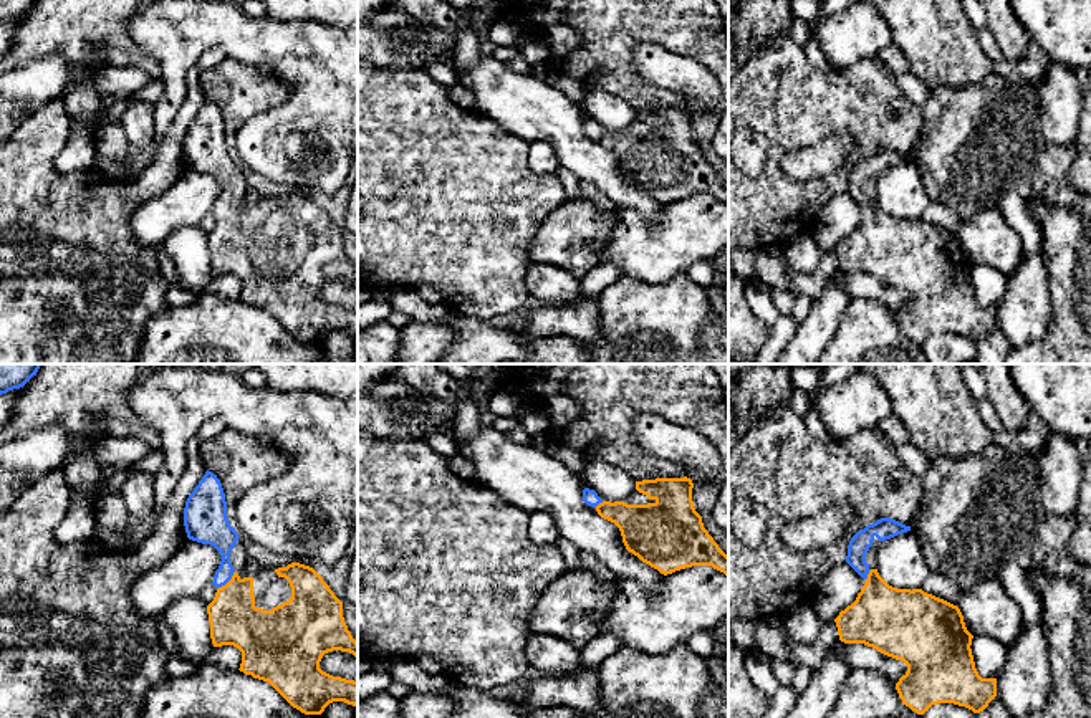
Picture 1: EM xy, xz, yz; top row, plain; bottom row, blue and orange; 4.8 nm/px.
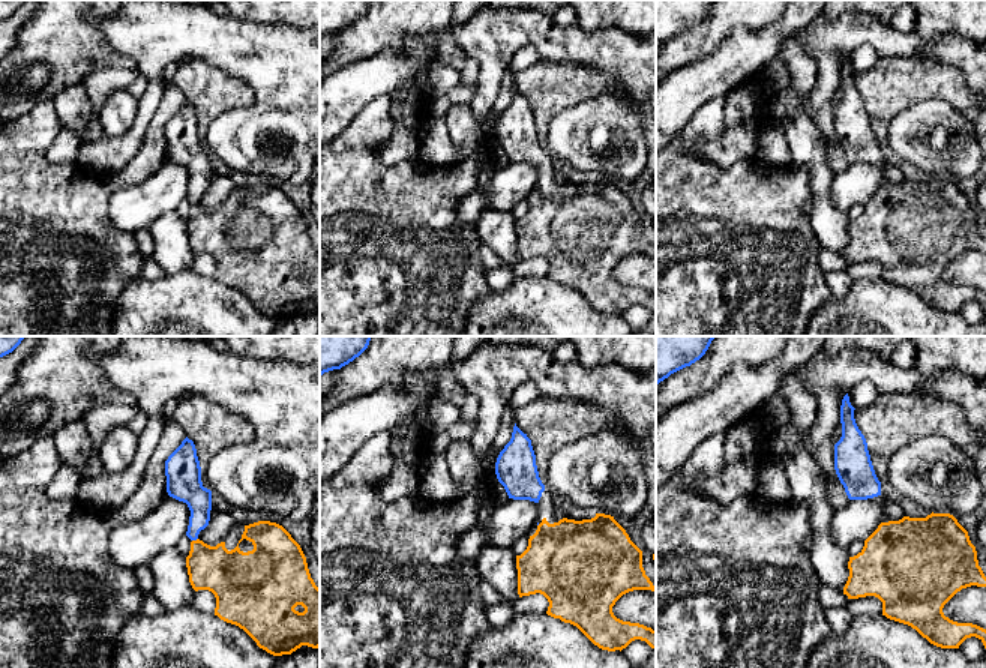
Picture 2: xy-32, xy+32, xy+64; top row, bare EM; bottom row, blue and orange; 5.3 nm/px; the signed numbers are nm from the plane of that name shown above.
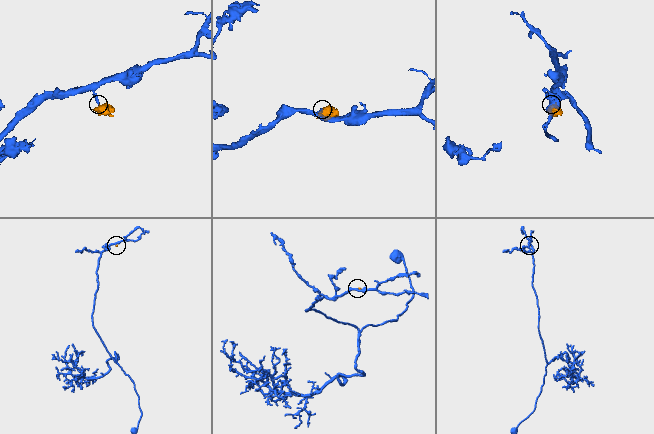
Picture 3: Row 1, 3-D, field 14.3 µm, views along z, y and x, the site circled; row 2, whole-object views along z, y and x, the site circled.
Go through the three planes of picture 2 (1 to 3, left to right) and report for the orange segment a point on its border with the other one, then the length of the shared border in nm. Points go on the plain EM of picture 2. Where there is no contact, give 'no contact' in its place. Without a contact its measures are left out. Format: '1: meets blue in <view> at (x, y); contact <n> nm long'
1: meets blue in xy-32 at (194, 203); contact 40 nm long
2: no contact
3: no contact

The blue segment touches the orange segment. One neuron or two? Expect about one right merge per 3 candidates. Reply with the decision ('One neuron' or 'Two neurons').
One neuron

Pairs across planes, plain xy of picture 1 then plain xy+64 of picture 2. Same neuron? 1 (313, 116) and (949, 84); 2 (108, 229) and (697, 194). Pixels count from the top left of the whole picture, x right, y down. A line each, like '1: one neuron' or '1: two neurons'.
1: two neurons
2: one neuron

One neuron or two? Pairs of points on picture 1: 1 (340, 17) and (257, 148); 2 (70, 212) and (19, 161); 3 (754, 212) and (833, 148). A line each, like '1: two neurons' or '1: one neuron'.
1: two neurons
2: one neuron
3: two neurons

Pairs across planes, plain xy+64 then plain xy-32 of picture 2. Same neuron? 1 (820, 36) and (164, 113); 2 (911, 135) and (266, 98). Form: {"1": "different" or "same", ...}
{"1": "different", "2": "same"}

